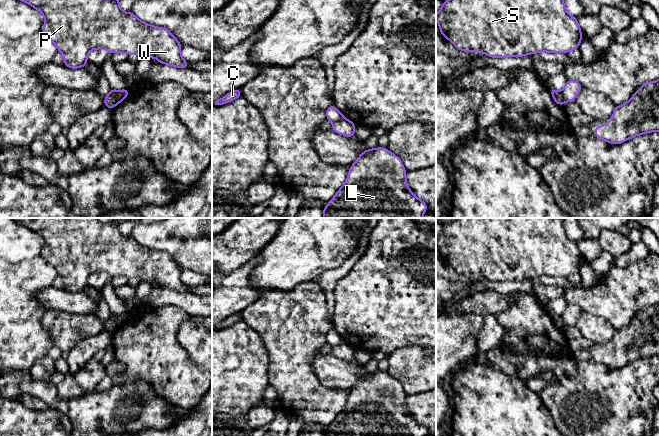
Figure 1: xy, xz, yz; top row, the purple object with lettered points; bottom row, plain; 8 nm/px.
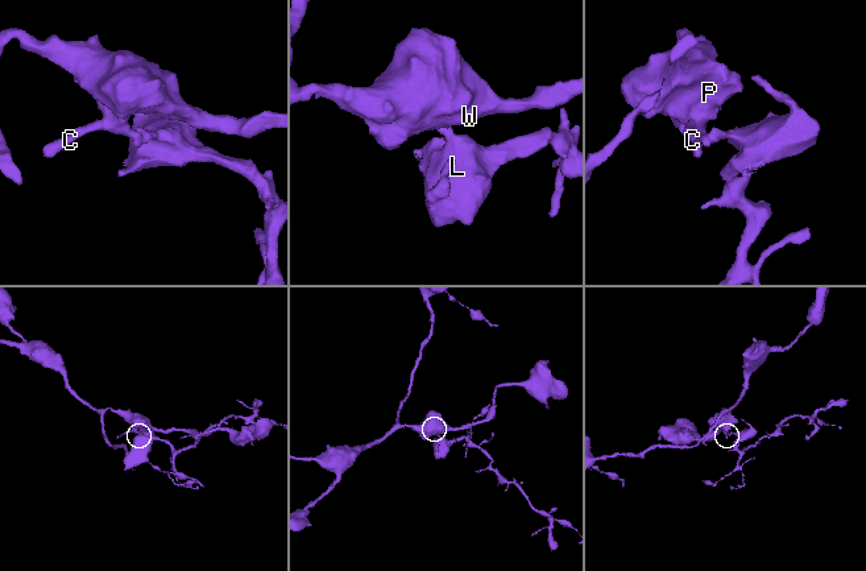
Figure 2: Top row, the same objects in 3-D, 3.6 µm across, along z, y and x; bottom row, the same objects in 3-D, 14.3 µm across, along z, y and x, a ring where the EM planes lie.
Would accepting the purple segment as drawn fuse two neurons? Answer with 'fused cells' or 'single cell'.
fused cells

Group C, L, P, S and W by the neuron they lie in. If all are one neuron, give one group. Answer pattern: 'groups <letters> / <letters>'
groups C P S W / L

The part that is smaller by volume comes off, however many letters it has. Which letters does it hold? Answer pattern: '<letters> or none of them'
L

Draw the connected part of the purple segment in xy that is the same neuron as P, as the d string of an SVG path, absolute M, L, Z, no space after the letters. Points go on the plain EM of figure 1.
M12 218L40 235L45 241L43 257L51 264L64 282L64 289L76 293L87 289L88 277L93 273L106 273L109 277L137 278L140 281L156 281L161 288L178 292L188 292L189 286L181 281L181 267L166 252L152 250L142 246L132 235L125 237L119 227L123 223L101 222L98 218Z

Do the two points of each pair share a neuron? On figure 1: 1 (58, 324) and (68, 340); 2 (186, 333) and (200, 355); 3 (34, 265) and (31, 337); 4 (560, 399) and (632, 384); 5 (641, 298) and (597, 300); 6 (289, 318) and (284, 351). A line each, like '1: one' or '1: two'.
1: one
2: one
3: one
4: one
5: one
6: one

